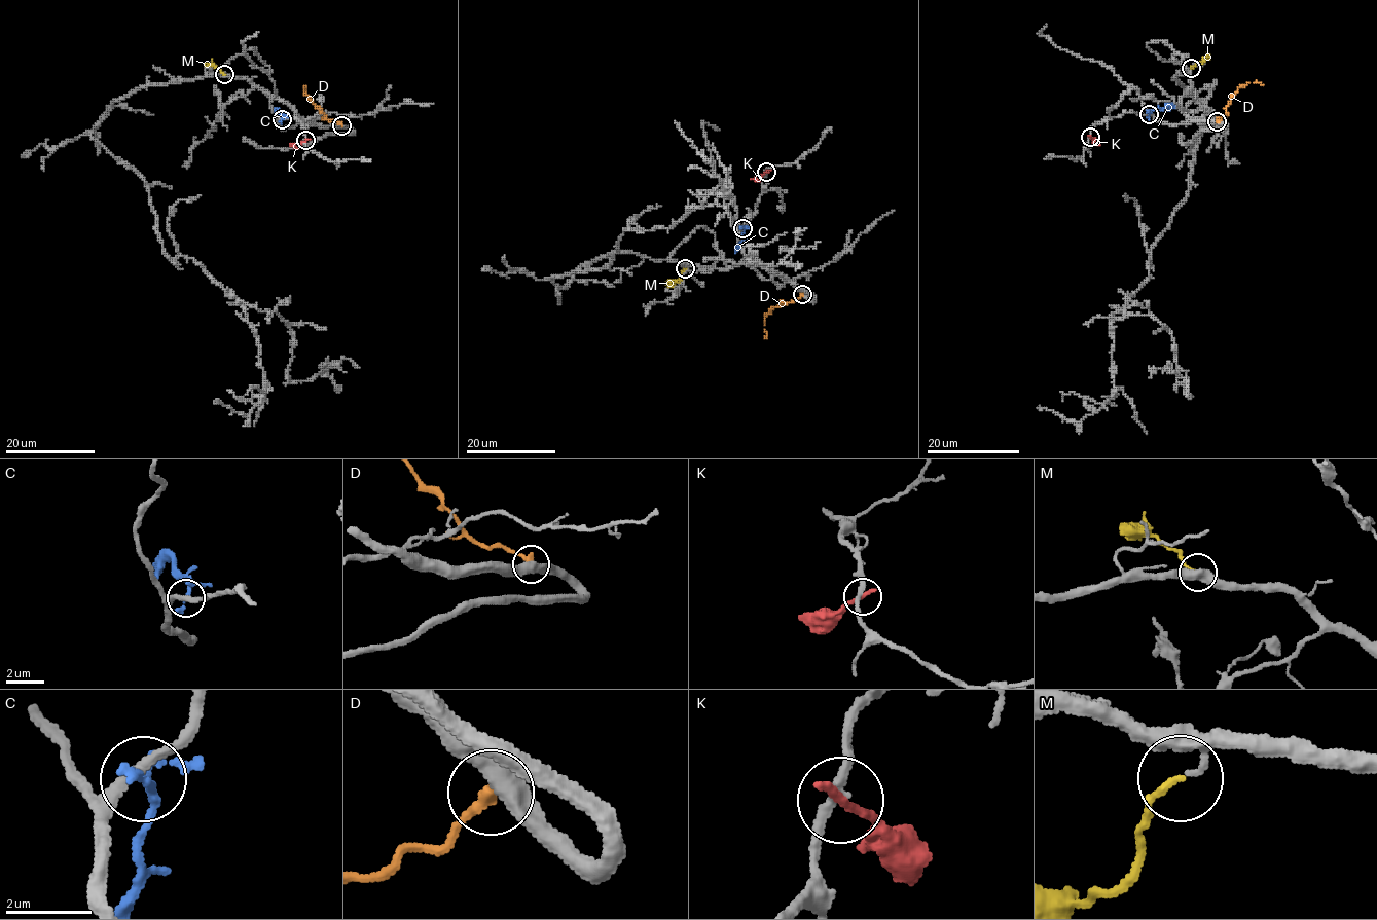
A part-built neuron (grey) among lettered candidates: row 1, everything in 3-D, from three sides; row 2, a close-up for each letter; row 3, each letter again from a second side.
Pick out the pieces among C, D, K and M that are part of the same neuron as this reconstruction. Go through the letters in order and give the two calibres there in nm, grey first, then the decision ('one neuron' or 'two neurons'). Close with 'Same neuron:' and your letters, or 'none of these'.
C: calibres 260 and 160 nm; two neurons
D: calibres 480 and 300 nm; two neurons
K: calibres 240 and 260 nm; two neurons
M: calibres 100 and 140 nm; one neuron
Same neuron: M

